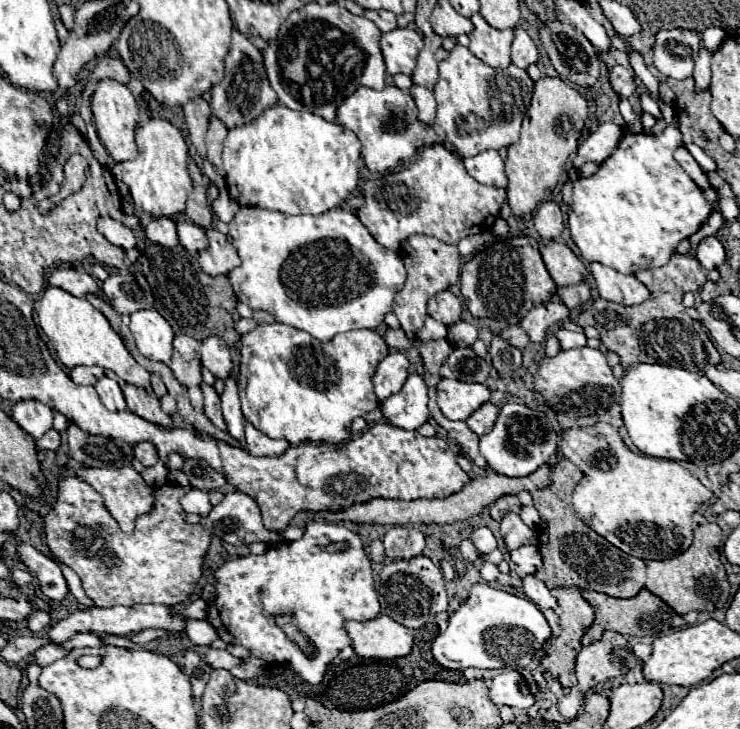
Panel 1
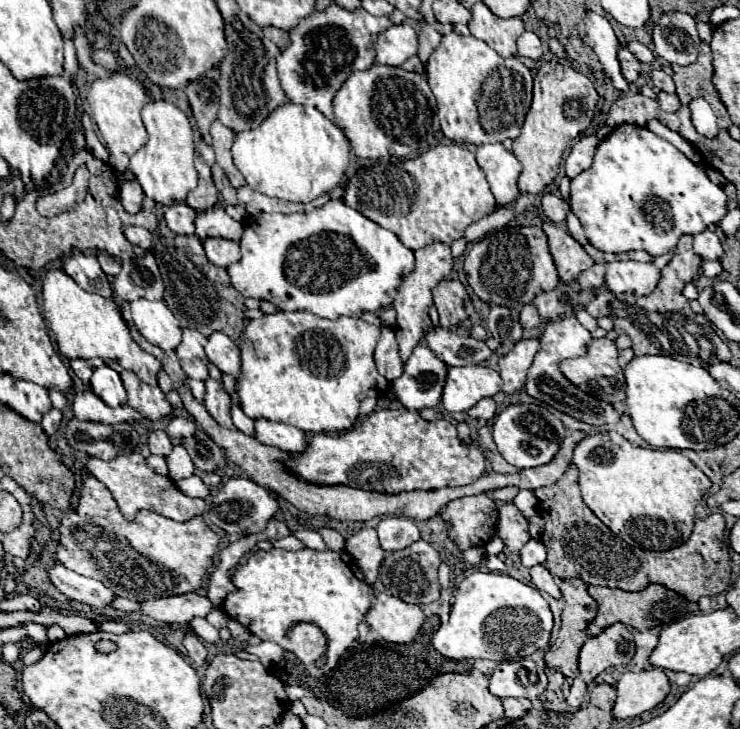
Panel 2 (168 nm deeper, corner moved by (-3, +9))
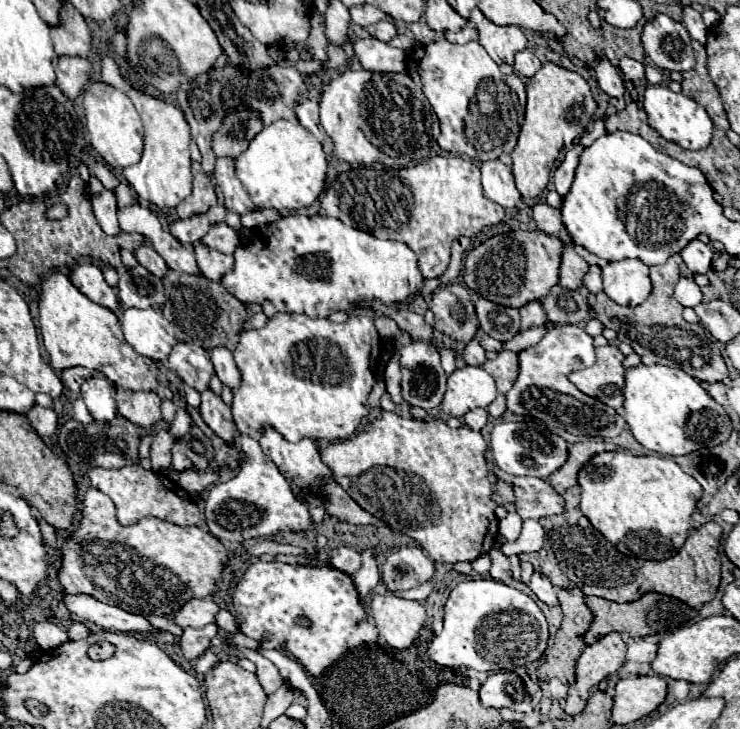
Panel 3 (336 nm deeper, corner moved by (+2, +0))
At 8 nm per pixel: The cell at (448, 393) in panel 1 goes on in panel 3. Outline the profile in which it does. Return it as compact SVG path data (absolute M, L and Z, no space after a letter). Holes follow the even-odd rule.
M460 367L448 377L448 389L442 399L442 411L450 417L462 417L470 409L488 407L496 399L494 379L482 367Z

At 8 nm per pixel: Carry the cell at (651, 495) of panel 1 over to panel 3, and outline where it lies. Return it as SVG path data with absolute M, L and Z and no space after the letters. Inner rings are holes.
M628 451L620 453L598 453L594 455L580 471L578 483L582 487L580 509L588 517L588 521L610 541L618 547L624 555L636 555L640 559L668 559L674 557L680 547L684 545L690 519L696 509L696 503L702 497L700 483L686 475L678 463L671 457L662 455L632 455Z

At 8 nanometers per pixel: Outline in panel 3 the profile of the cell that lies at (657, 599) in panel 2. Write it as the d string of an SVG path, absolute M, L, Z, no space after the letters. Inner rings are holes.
M646 593L638 601L632 601L632 603L614 603L614 601L606 601L600 597L586 597L586 605L594 613L594 621L584 635L586 645L592 645L596 639L604 637L610 631L628 633L630 637L646 637L646 635L654 635L654 633L666 635L666 633L690 623L698 615L696 609L688 607L686 603L682 603L674 597L662 595L662 593Z

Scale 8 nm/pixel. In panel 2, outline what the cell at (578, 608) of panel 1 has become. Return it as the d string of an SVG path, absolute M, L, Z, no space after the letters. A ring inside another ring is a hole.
M555 578L563 598L565 598L565 610L561 614L561 630L559 630L559 636L557 640L549 646L549 650L545 652L545 664L549 668L555 668L559 670L563 676L569 676L569 678L575 678L579 674L579 668L577 668L577 658L579 658L579 650L581 646L585 644L587 640L587 626L589 622L595 618L597 614L597 602L589 596L587 592L587 586L583 580L579 578L567 578L567 580L561 580L561 578Z

